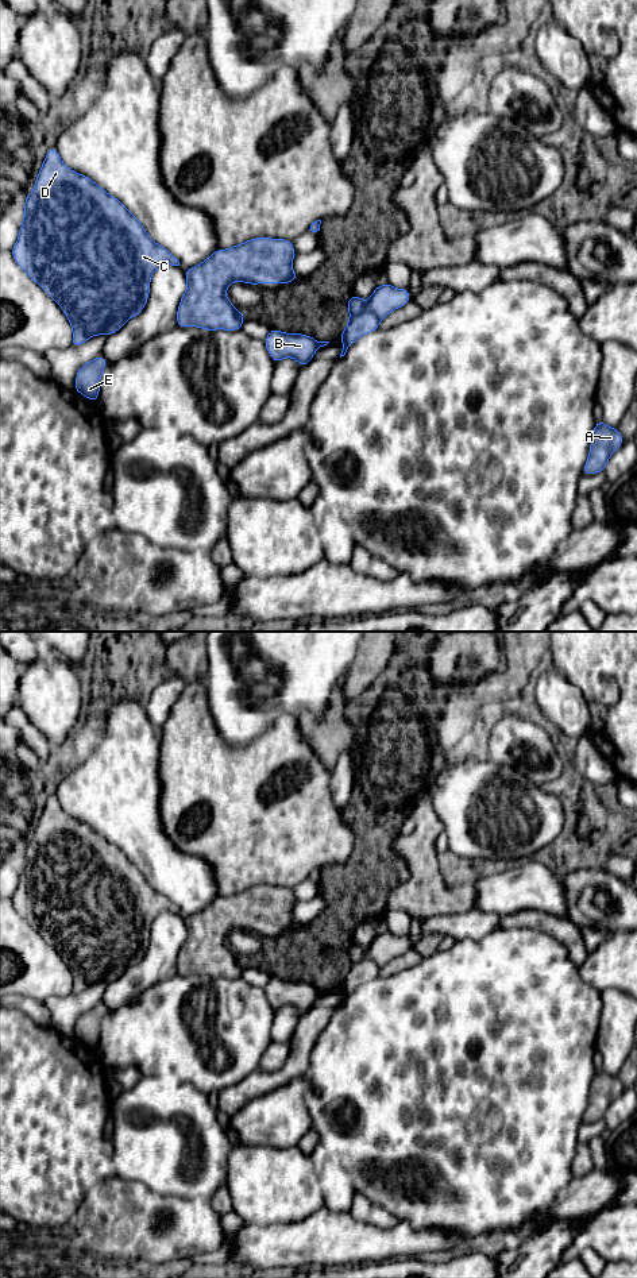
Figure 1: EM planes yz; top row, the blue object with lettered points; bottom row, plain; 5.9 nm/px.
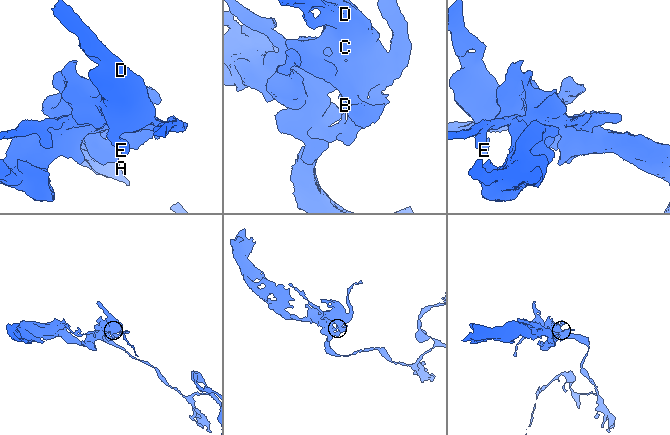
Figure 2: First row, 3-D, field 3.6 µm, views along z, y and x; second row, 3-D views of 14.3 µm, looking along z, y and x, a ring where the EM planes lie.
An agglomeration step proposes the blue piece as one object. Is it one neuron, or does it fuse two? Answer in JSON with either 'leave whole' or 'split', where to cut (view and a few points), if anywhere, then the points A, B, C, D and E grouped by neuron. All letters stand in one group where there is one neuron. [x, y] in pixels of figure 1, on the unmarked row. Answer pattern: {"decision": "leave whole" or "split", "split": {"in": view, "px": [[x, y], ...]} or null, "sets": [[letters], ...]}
{"decision": "split", "split": {"in": "yz", "px": [[350, 964], [370, 958], [379, 968]]}, "sets": [["A"], ["B", "C", "D", "E"]]}

